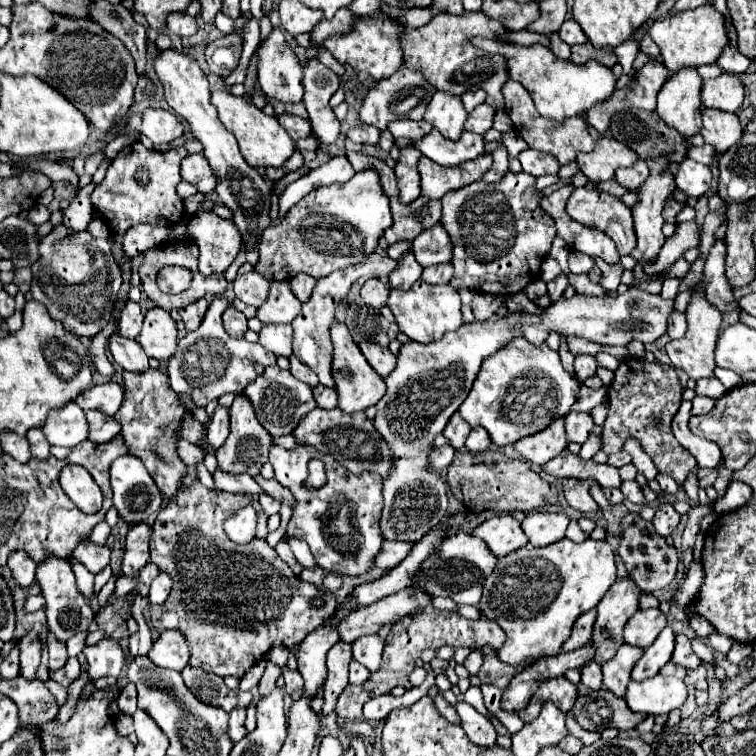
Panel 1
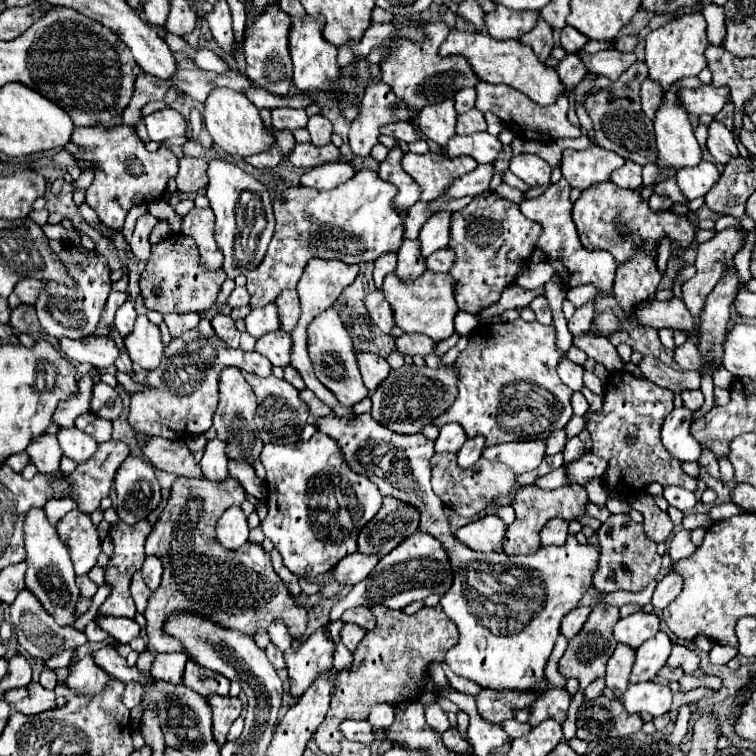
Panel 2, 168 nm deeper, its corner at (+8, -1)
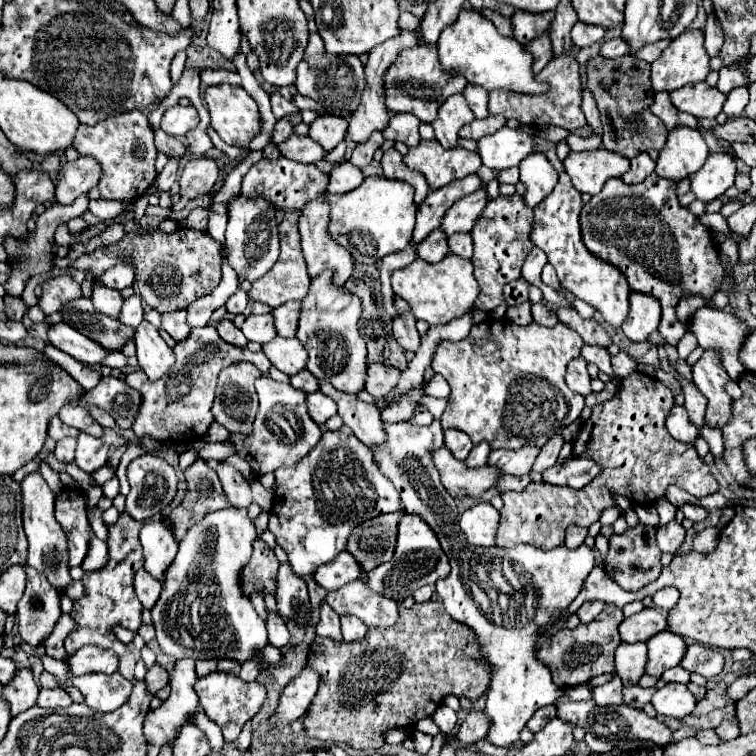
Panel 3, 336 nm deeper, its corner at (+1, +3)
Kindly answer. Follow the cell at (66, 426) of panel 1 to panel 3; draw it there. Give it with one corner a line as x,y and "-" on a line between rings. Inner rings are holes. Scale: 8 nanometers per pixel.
80,433
76,447
76,465
86,473
94,473
102,465
106,465
106,461
108,461
108,445
102,439

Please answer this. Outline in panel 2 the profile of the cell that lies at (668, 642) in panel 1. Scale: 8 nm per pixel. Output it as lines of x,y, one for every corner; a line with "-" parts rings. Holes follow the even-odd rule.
659,631
653,639
645,641
635,653
631,683
651,681
657,675
657,671
665,665
669,653
671,653
671,639
667,637
667,633

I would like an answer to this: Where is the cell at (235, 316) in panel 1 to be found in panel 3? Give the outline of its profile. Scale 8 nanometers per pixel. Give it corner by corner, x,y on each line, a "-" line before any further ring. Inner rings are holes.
224,319
224,321
220,321
220,323
216,325
216,329
218,329
218,335
220,335
224,341
228,341
228,343
232,343
232,345
236,345
236,347
246,347
248,339
244,337
244,333
242,333
232,321

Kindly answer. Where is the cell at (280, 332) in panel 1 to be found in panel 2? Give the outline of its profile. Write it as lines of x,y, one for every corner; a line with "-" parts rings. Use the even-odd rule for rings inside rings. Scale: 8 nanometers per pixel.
273,331
269,335
263,335
255,343
255,351
265,355
273,365
285,367
291,353
291,335
285,335
285,331

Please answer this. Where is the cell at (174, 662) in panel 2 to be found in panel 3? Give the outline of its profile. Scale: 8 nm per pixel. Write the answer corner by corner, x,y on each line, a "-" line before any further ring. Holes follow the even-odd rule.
192,659
176,661
174,671
170,673
170,697
162,703
162,707
152,709
144,719
144,735
148,743
164,747
178,737
186,717
198,709
198,695
194,691
196,679

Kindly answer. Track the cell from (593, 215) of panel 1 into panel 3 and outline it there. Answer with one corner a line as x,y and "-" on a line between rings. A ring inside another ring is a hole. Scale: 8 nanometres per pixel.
650,175
638,185
608,179
602,191
580,211
580,231
586,249
618,267
628,279
630,291
646,293
660,301
662,319
658,333
674,347
686,333
676,317
678,301
688,293
704,293
704,299
710,299
726,275
720,263
718,241
688,207
678,203
676,185
676,181
658,175

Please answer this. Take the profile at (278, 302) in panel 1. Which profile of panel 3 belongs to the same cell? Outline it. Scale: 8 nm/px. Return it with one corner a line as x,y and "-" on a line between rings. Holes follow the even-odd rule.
266,313
266,315
250,315
240,329
242,329
242,333
246,335
248,341
256,341
256,343
262,343
262,345
276,337
274,319
272,319
270,313

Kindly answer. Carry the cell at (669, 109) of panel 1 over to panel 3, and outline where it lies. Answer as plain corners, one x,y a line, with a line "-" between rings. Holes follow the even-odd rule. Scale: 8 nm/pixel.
676,127
670,131
664,149
656,161
656,175
680,181
696,173
708,157
708,147
698,129

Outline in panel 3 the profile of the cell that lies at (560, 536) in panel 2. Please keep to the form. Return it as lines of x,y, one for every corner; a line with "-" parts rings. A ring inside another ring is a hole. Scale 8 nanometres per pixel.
570,525
570,527
566,529
566,547
568,547
568,549
576,549
576,547
580,547
580,545
584,543
586,535
588,535
588,529
586,529
586,527

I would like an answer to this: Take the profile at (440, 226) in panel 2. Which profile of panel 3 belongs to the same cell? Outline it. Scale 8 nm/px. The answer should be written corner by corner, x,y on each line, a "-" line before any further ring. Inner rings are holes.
480,187
472,195
456,201
442,219
444,233
452,235
452,233
472,231
472,227
476,225
476,219
480,219
480,215
482,215
486,203
488,203
486,187

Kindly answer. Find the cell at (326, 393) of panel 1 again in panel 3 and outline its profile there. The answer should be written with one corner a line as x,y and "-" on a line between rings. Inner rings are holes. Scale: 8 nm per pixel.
320,391
310,393
306,405
308,405
308,415
318,425
324,425
326,419
330,419
332,415
336,415
336,403
330,397
326,397
324,393
320,393

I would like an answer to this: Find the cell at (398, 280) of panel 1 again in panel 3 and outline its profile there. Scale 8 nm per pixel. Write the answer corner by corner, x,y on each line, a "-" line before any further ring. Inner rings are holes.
434,229
418,247
416,253
420,259
428,263
438,263
448,255
448,237
444,237
442,229

